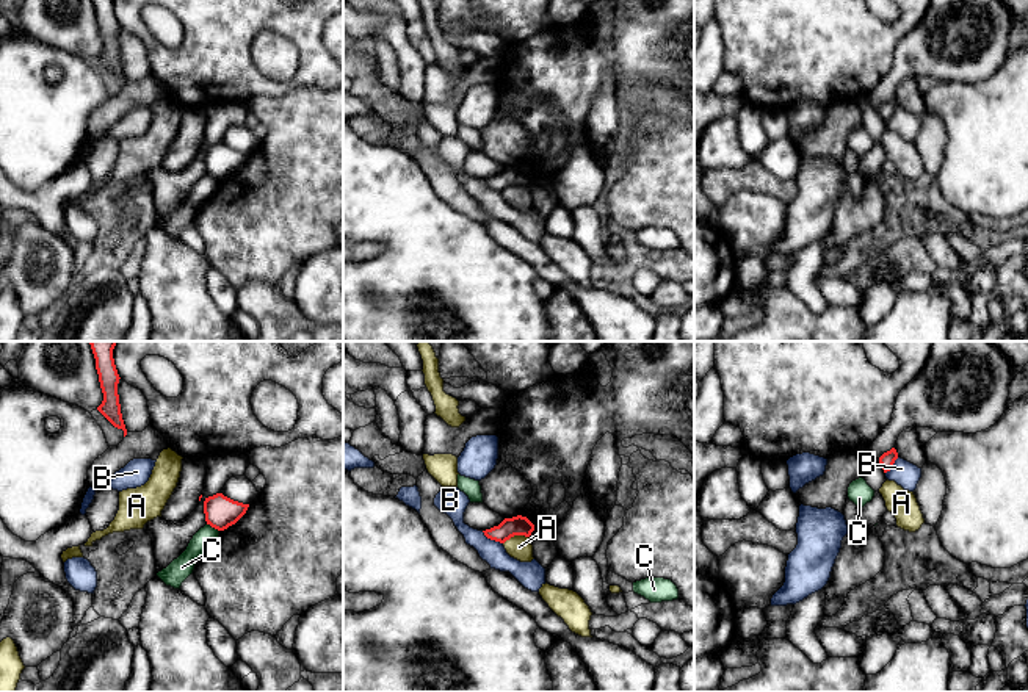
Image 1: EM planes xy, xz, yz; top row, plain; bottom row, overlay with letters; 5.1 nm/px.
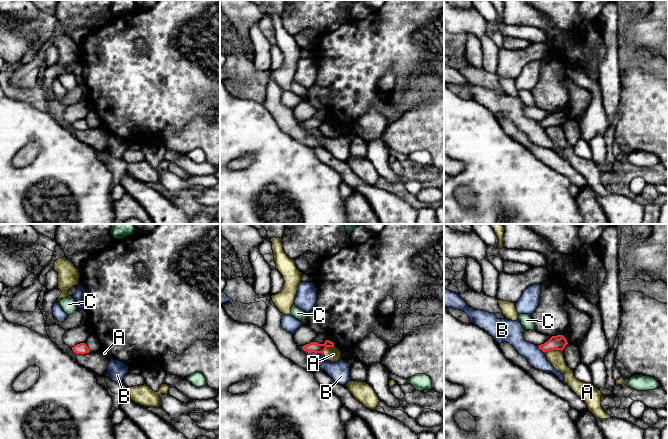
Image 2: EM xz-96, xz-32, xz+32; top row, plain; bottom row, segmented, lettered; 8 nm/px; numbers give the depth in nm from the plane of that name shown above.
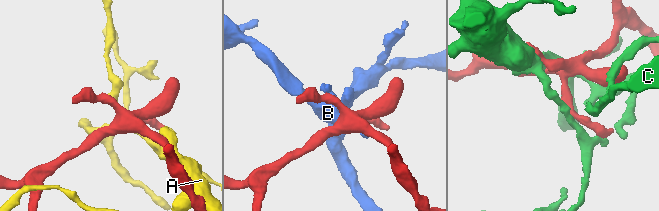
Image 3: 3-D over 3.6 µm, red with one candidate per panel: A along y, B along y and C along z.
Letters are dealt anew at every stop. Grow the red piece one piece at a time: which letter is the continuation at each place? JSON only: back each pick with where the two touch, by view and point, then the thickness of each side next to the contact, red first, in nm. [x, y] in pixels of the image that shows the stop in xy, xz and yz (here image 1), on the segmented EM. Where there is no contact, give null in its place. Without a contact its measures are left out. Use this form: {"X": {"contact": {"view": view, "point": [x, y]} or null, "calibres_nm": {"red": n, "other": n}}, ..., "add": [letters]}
{"add": []}

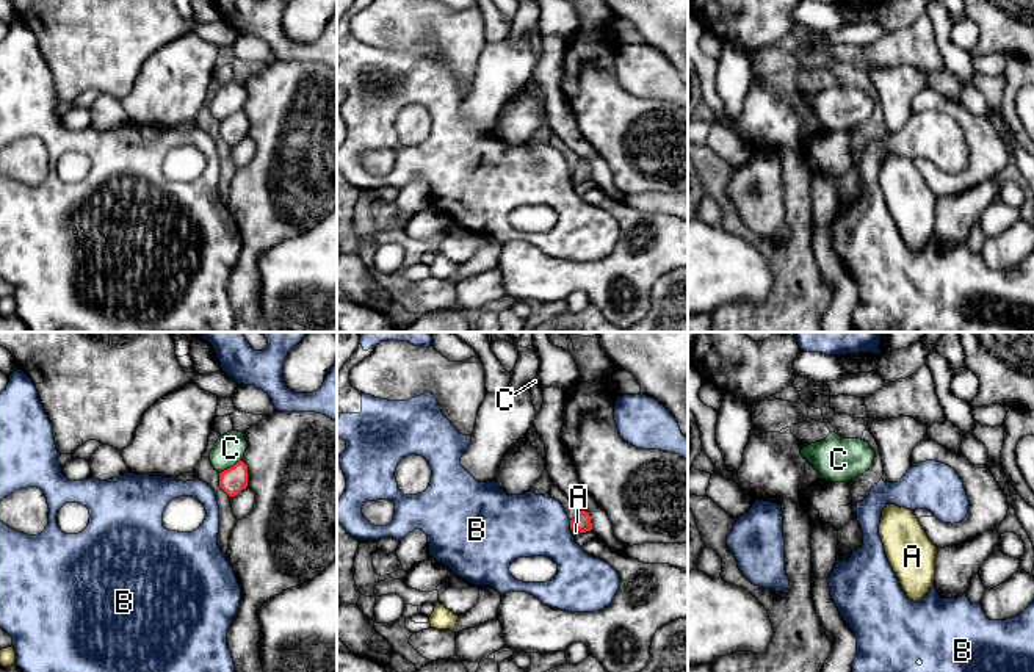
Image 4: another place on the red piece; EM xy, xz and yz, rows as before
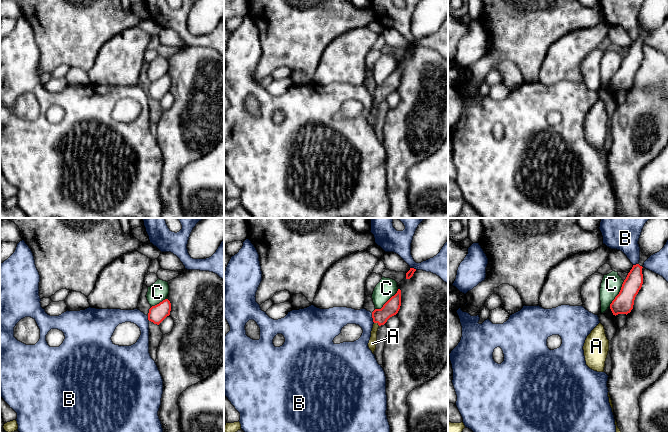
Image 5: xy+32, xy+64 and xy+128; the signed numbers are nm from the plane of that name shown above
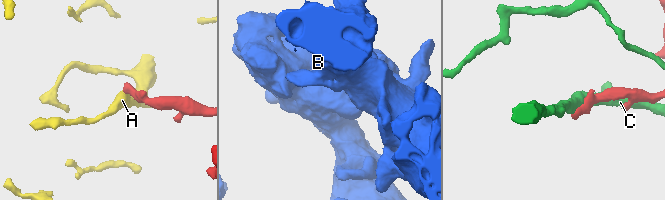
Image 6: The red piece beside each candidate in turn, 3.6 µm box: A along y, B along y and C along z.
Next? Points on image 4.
{"A": {"contact": {"view": "xz", "point": [575, 527]}, "calibres_nm": {"red": 90, "other": 40}}, "add": ["A"]}

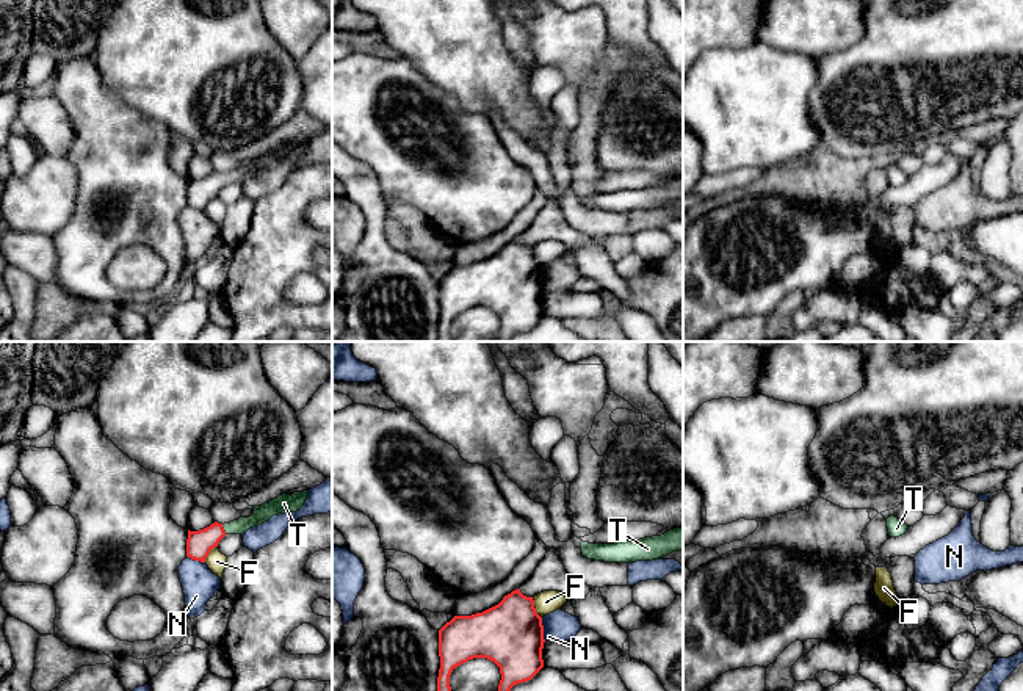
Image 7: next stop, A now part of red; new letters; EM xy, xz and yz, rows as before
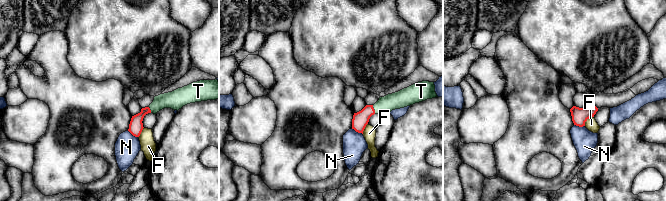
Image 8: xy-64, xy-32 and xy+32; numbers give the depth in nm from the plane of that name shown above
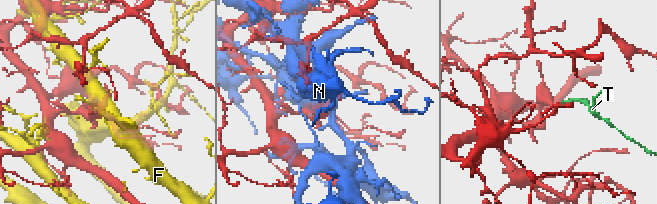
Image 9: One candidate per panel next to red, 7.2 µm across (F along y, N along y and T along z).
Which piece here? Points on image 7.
{"T": {"contact": {"view": "xy", "point": [223, 530]}, "calibres_nm": {"red": 130, "other": 90}}, "add": ["T"]}

